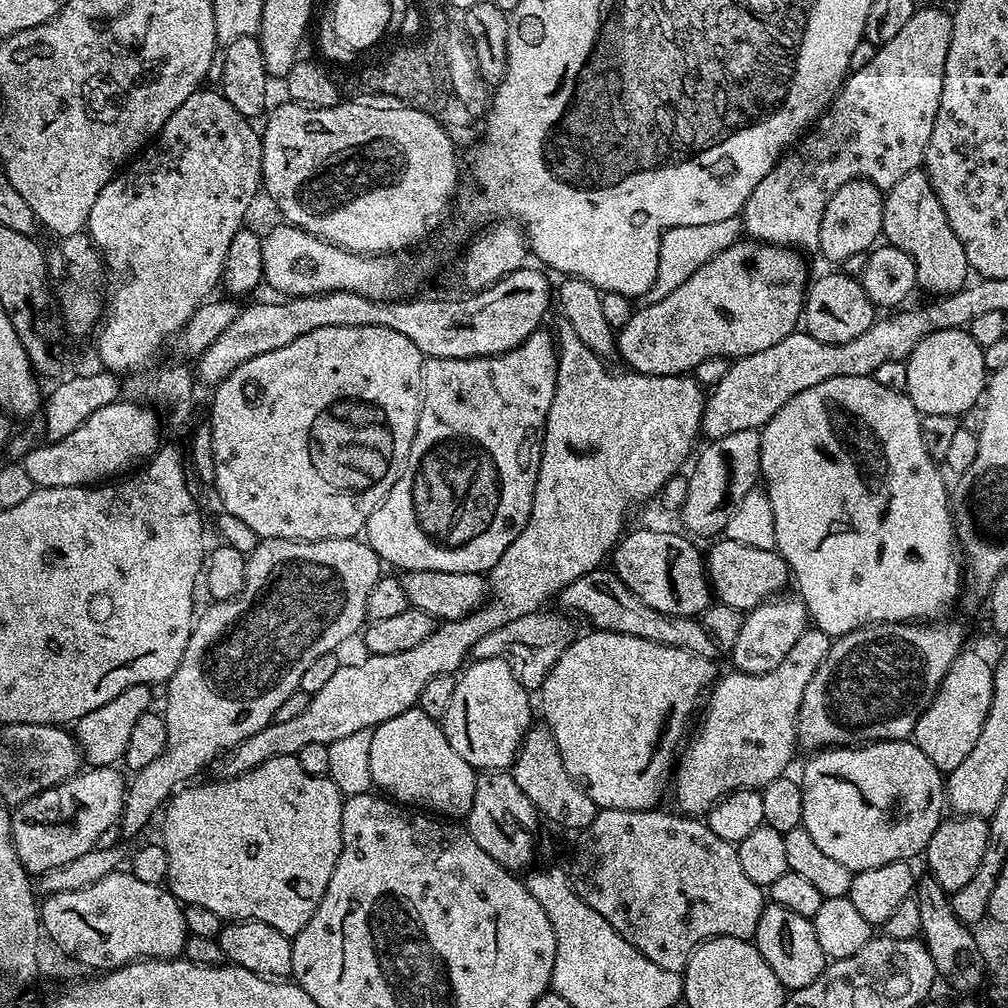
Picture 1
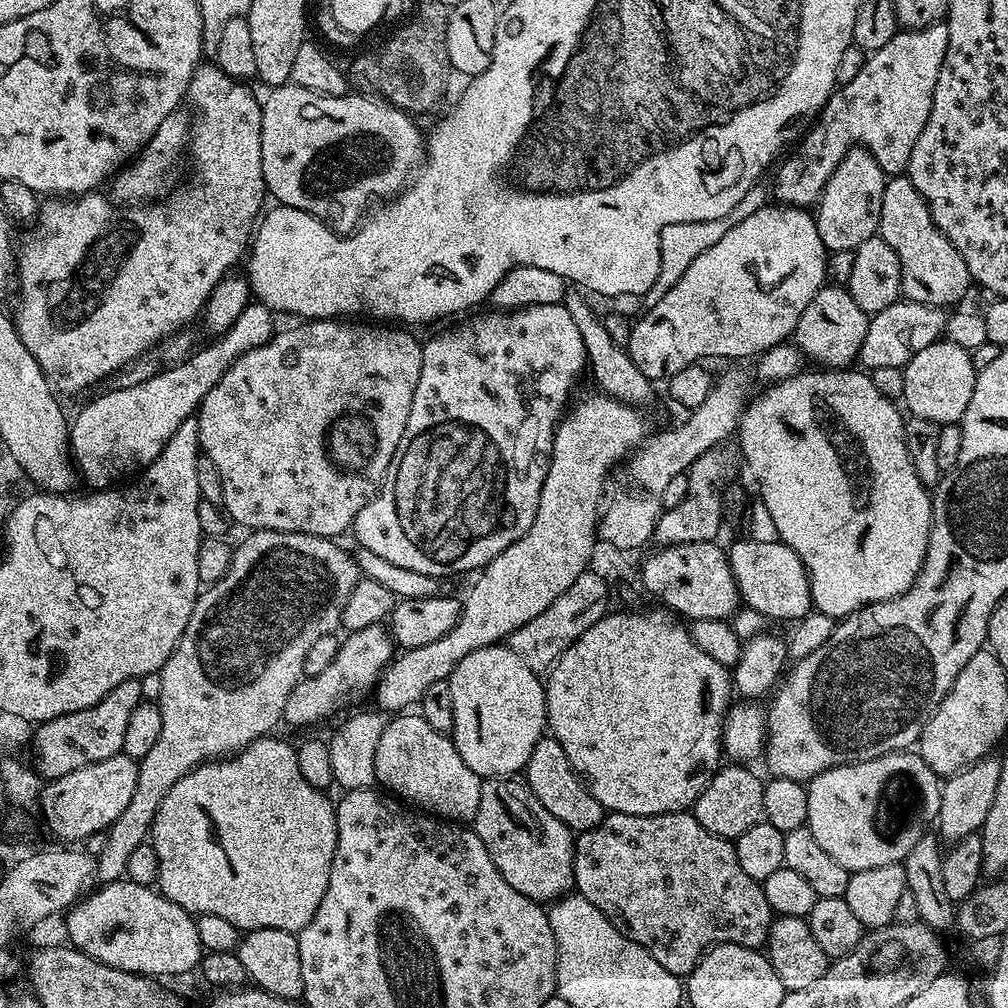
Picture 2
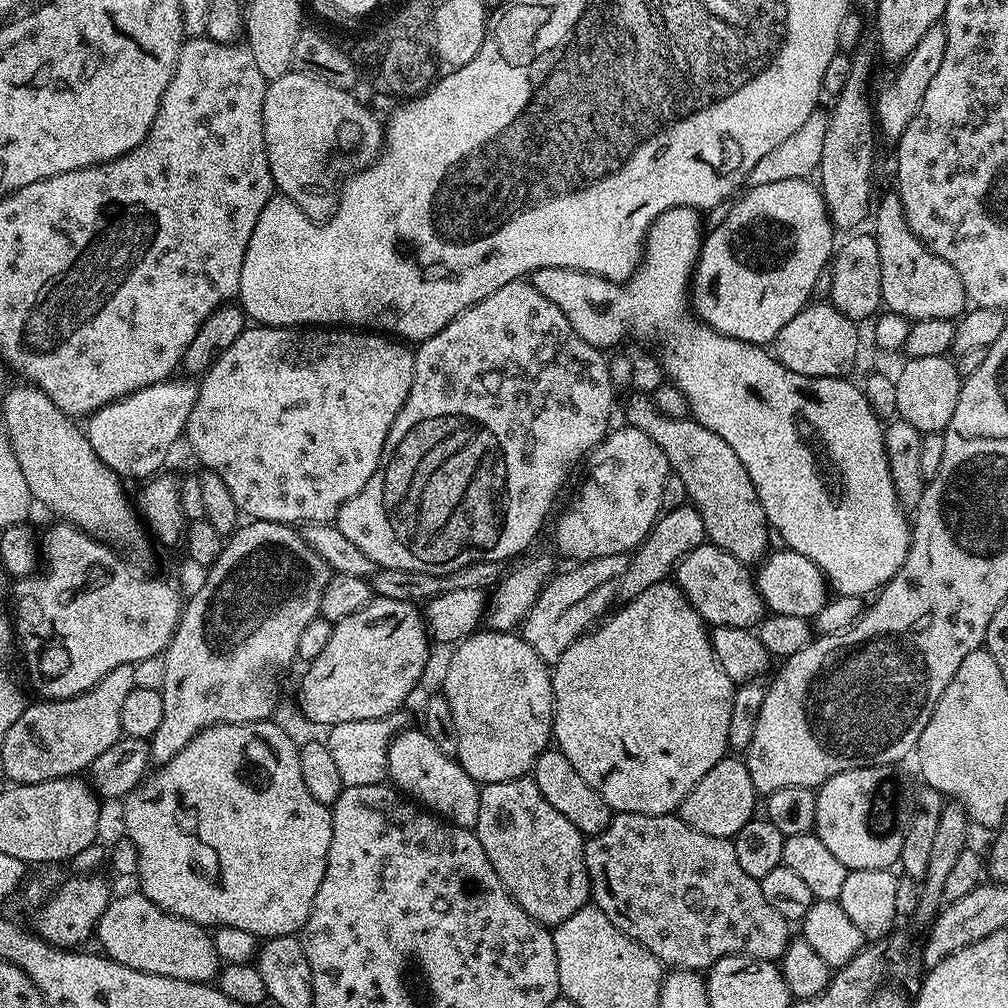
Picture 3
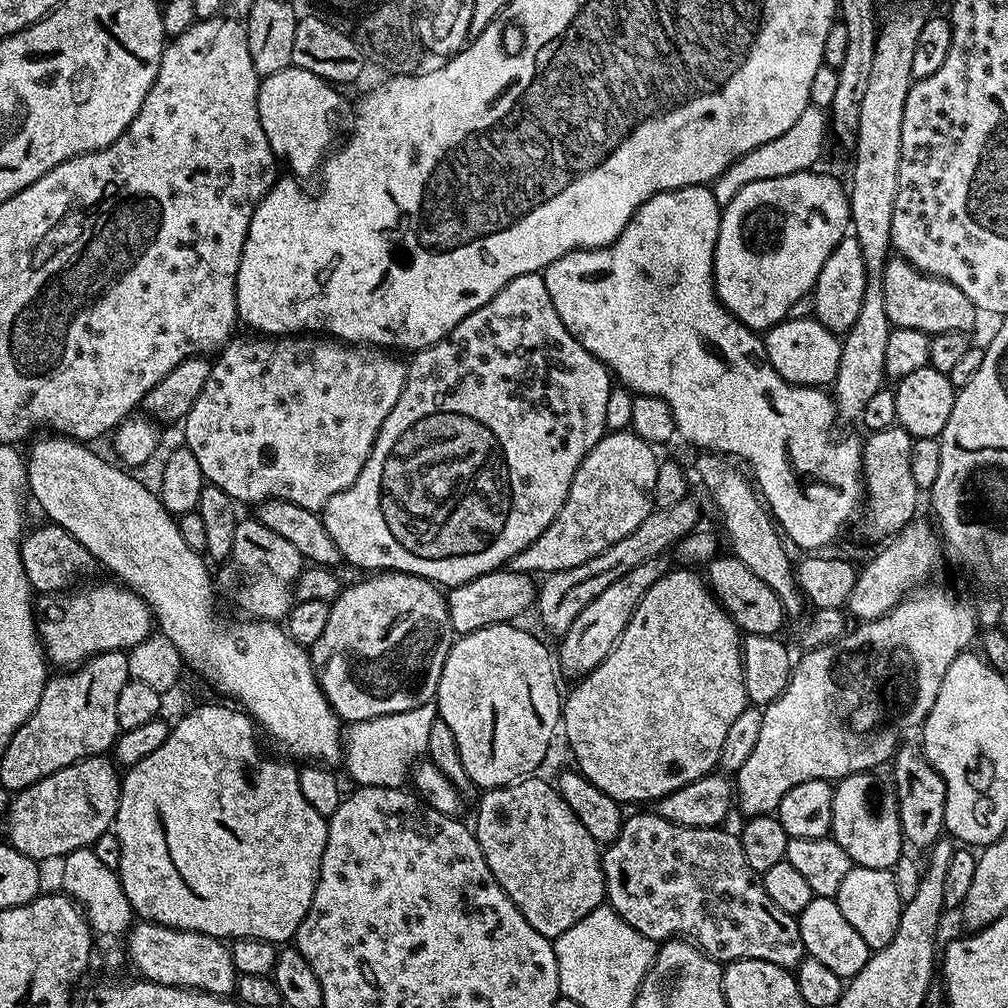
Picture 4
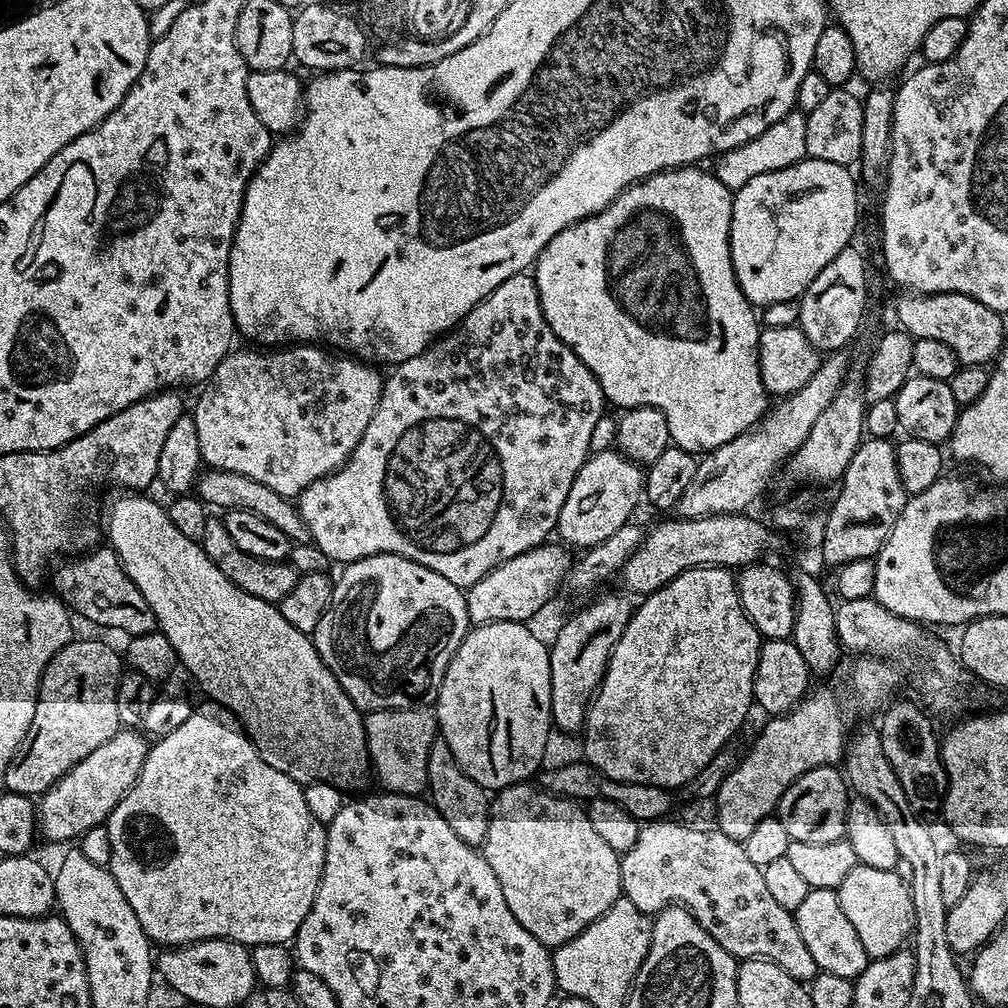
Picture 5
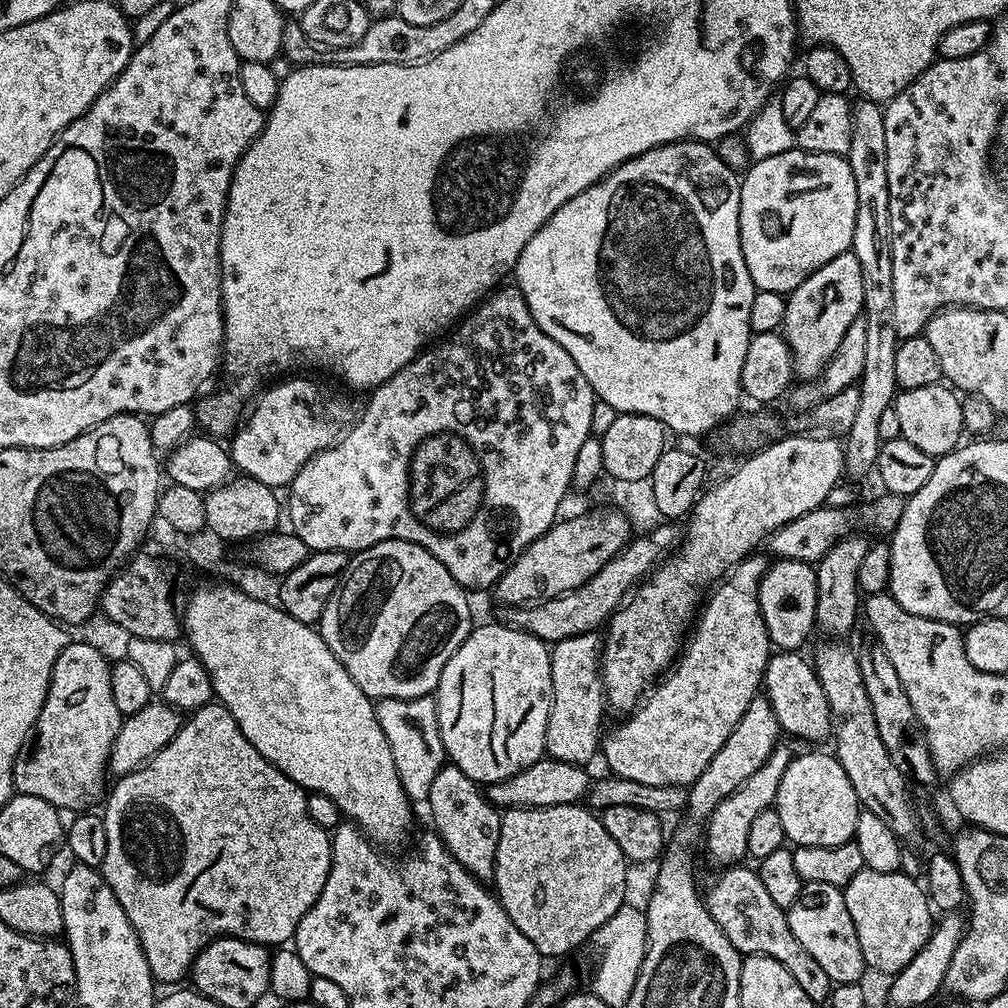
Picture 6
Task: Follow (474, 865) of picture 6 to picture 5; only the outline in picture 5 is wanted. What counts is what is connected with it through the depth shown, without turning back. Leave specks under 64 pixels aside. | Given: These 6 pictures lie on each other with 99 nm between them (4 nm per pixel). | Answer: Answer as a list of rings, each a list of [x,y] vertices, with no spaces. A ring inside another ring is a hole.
[[[437,738],[430,746],[430,758],[428,759],[428,787],[427,791],[432,792],[430,802],[446,818],[446,822],[454,829],[454,834],[462,838],[462,842],[473,846],[483,845],[488,829],[488,810],[490,807],[490,796],[484,787],[462,766],[458,766],[458,758],[450,750],[450,746],[443,738]]]

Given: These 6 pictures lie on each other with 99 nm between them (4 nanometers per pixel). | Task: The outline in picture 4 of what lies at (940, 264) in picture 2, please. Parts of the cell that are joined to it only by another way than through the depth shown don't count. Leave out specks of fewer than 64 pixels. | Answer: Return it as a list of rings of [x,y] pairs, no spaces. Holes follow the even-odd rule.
[[[899,254],[893,255],[886,262],[882,290],[886,298],[886,314],[892,325],[897,328],[917,328],[927,334],[971,333],[972,327],[976,324],[978,310],[970,302],[970,298],[966,298],[966,294],[958,290],[958,286],[937,276],[928,276],[925,272],[919,272],[910,261]]]

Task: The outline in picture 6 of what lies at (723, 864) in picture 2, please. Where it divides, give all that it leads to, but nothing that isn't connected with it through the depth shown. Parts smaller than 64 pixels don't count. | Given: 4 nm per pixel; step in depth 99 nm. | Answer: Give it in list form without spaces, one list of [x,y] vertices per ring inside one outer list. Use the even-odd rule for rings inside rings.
[[[729,867],[725,871],[728,873],[706,892],[708,913],[714,918],[714,922],[718,922],[718,930],[722,930],[726,938],[730,938],[741,957],[769,956],[782,962],[782,966],[790,970],[794,982],[798,982],[798,986],[806,990],[806,998],[810,998],[813,1005],[823,1005],[833,990],[833,980],[828,977],[826,970],[822,970],[822,966],[818,966],[818,962],[814,962],[814,958],[810,958],[802,942],[794,938],[787,911],[780,908],[778,902],[773,902],[770,893],[762,887],[759,871],[755,867],[744,867]]]

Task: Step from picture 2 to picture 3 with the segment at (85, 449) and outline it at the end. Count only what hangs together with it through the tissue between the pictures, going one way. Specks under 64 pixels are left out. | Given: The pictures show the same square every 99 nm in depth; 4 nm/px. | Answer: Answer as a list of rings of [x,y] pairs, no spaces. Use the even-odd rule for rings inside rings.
[[[169,378],[131,392],[87,417],[86,431],[90,446],[94,446],[94,454],[98,454],[98,458],[102,458],[102,462],[122,478],[144,482],[157,475],[167,462],[176,439],[184,436],[198,388],[191,379],[176,379]]]

